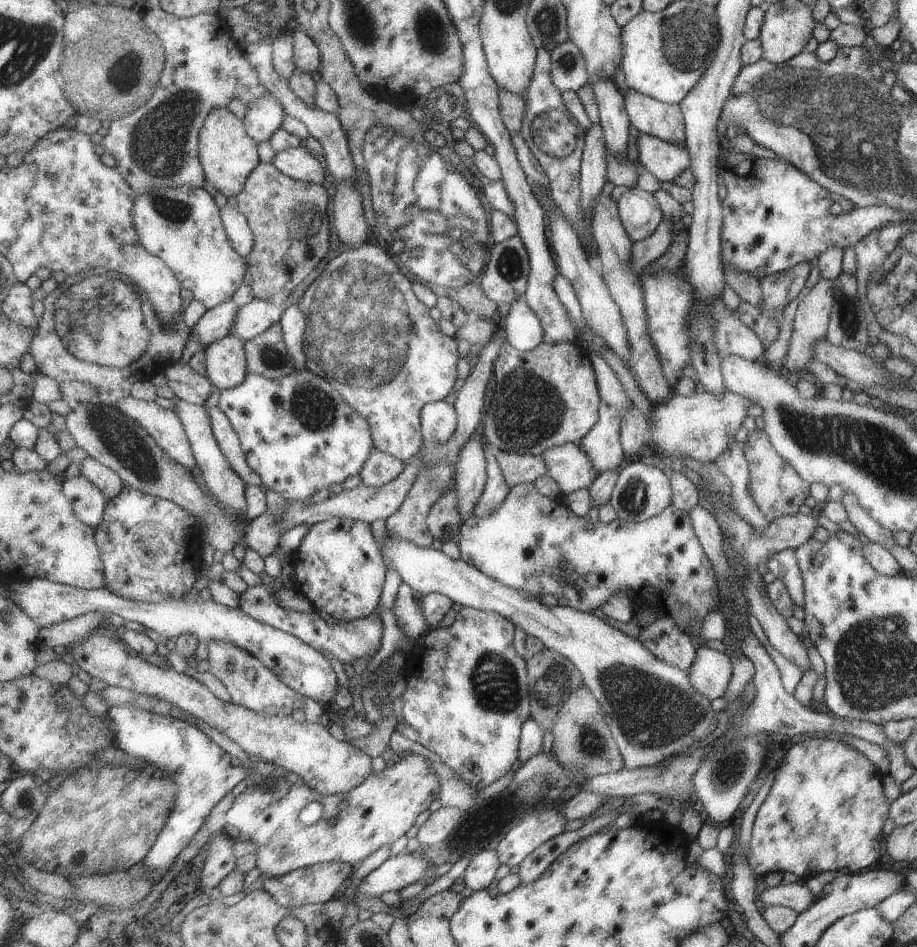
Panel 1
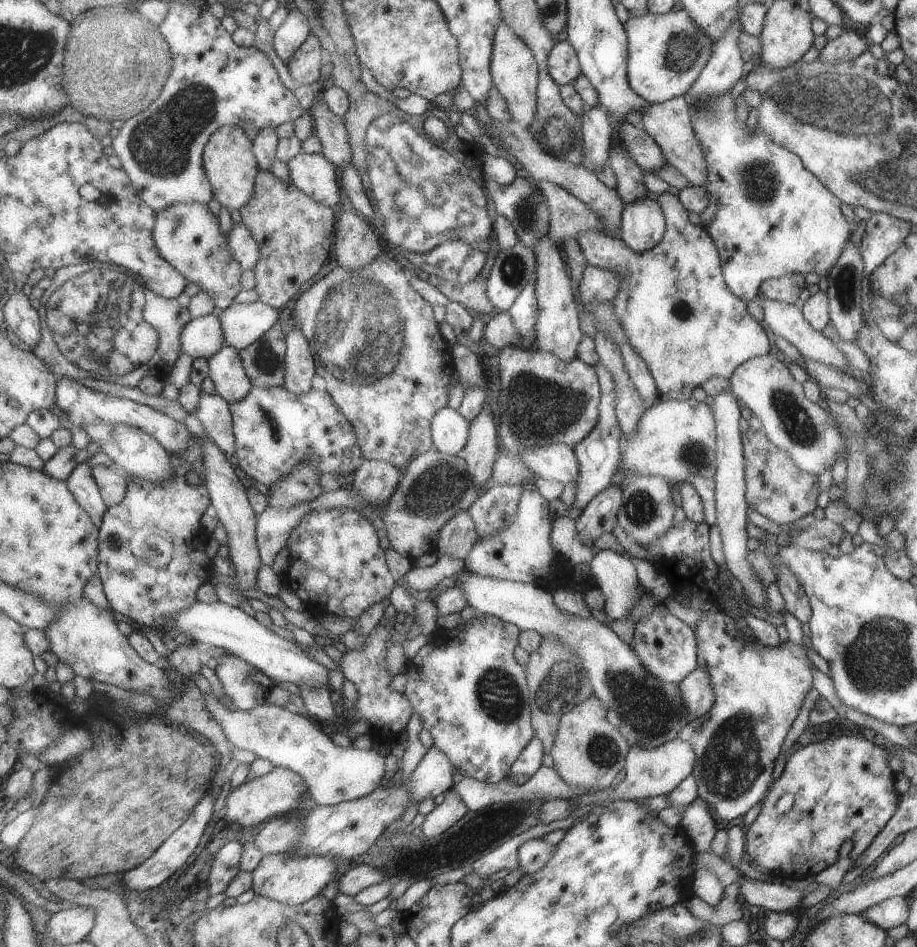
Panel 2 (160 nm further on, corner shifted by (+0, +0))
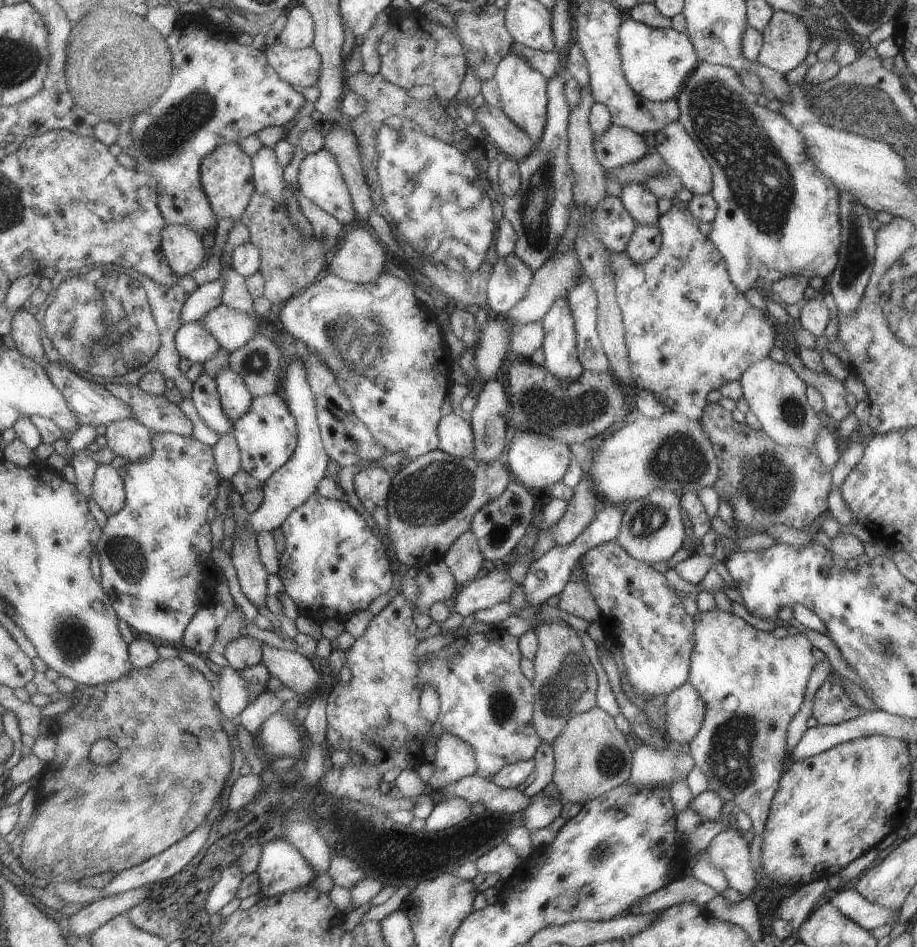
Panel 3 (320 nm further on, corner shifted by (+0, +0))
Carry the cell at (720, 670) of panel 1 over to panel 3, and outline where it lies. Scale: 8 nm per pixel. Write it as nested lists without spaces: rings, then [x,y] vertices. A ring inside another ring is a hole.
[[[685,681],[665,697],[664,705],[664,730],[668,738],[678,745],[688,743],[701,726],[704,715],[703,701],[691,684]]]

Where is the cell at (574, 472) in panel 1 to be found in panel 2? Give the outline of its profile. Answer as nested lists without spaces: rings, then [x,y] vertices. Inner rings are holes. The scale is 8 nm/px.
[[[562,442],[528,448],[518,455],[534,477],[561,484],[573,482],[577,478],[578,466],[573,449]]]

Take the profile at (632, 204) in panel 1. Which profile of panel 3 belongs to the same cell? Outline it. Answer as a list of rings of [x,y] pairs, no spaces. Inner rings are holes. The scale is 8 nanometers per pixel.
[[[636,223],[625,252],[633,262],[644,263],[659,252],[660,242],[661,235],[657,225]]]

